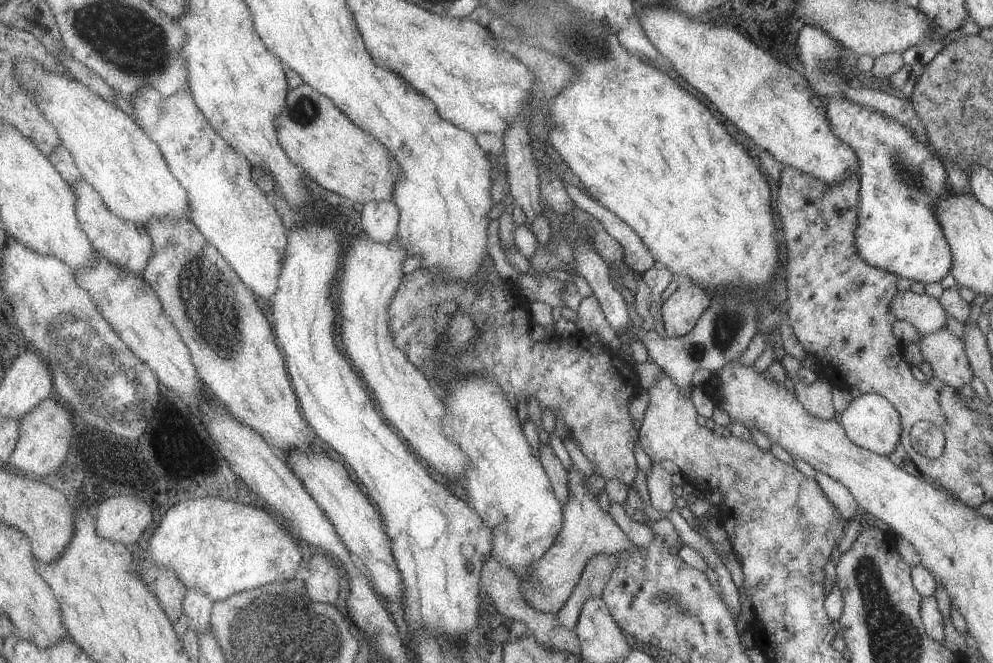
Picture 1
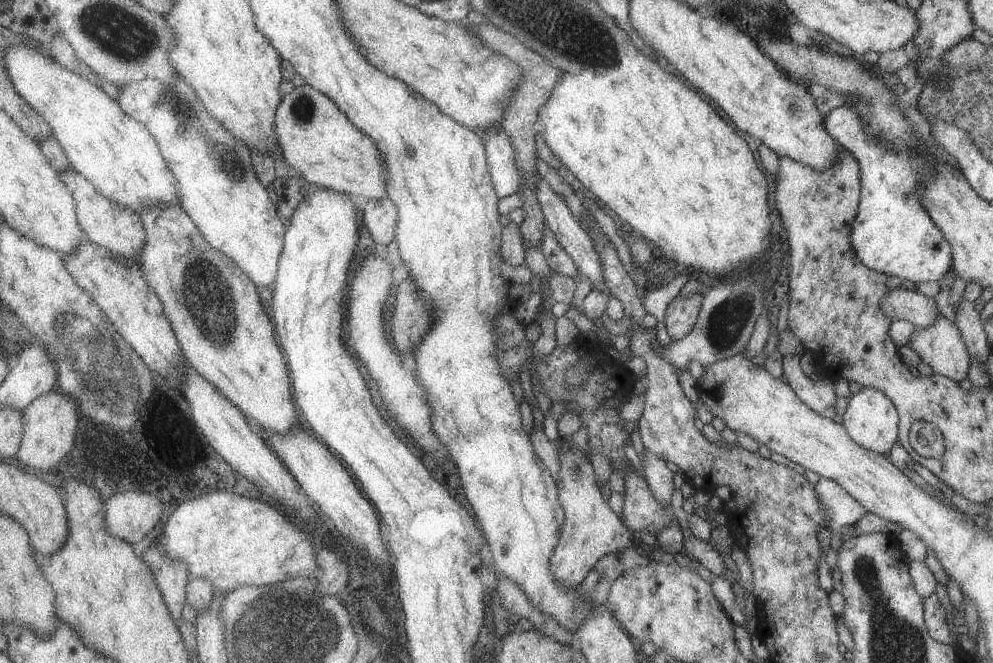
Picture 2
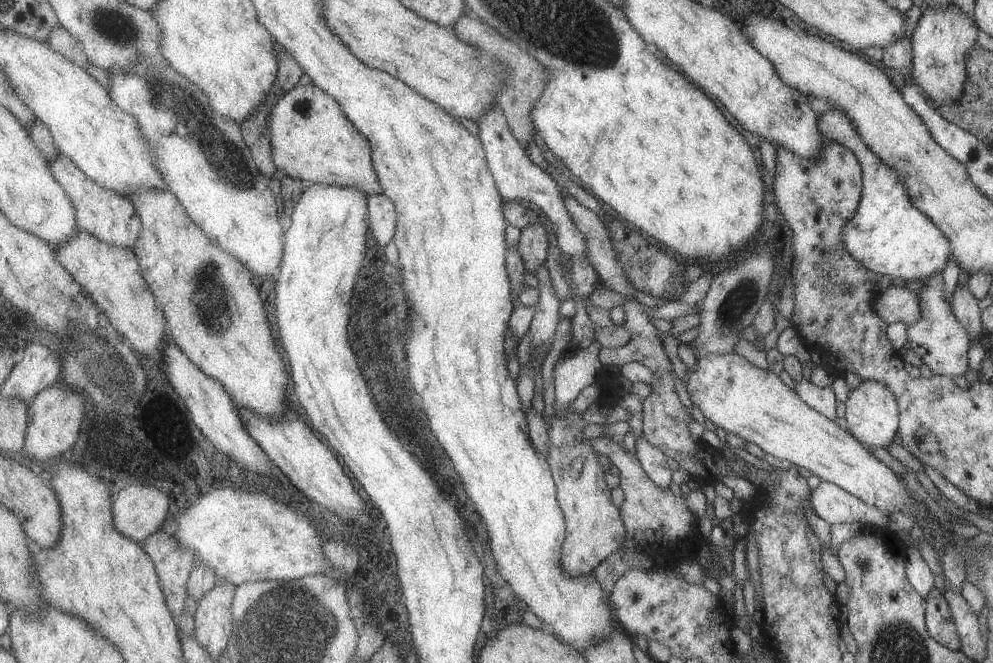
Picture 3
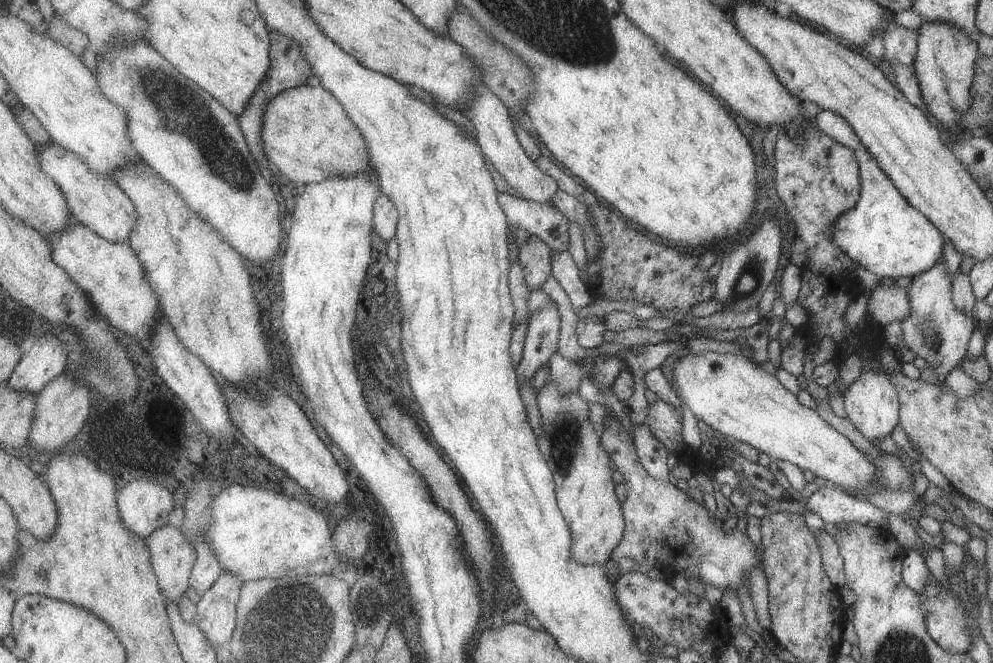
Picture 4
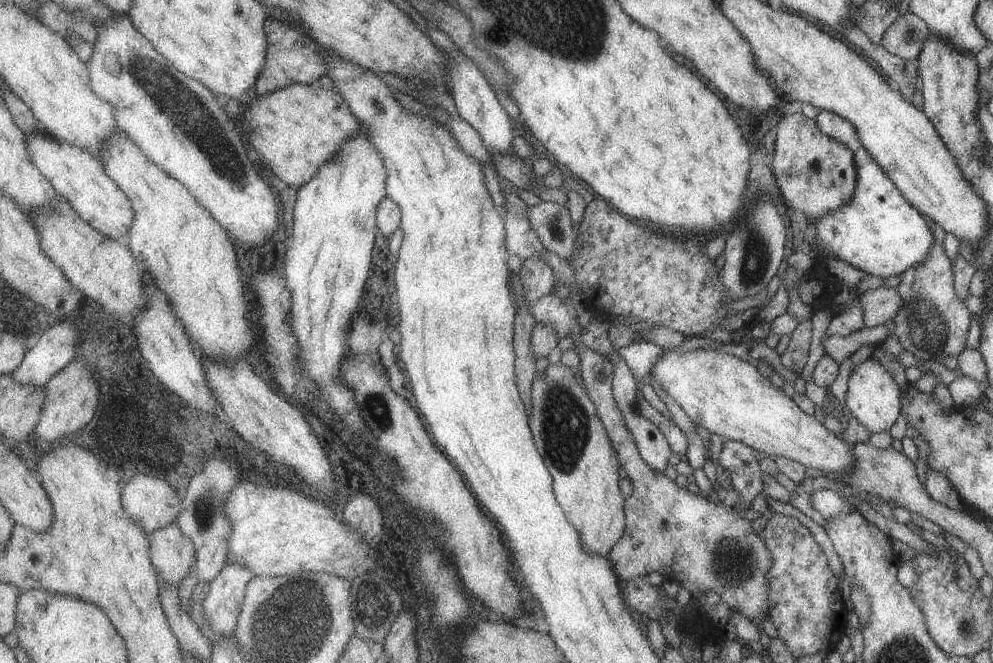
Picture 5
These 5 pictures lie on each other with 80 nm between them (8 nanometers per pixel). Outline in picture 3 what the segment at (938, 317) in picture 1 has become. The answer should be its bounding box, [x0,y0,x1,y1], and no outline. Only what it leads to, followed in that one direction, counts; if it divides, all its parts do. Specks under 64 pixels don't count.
[872,286,920,325]

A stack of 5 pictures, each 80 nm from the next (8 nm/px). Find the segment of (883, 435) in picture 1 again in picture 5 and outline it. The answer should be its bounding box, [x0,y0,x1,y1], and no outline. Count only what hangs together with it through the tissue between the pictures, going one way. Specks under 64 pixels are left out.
[844,355,902,434]

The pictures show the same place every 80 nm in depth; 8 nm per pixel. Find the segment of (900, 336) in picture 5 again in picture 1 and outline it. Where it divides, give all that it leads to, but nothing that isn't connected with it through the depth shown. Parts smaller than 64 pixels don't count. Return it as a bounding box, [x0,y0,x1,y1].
[916,327,973,389]

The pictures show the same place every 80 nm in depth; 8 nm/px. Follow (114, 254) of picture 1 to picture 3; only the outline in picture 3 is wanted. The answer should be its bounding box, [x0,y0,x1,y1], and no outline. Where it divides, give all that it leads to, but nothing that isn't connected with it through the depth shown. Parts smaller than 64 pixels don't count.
[49,153,142,250]

